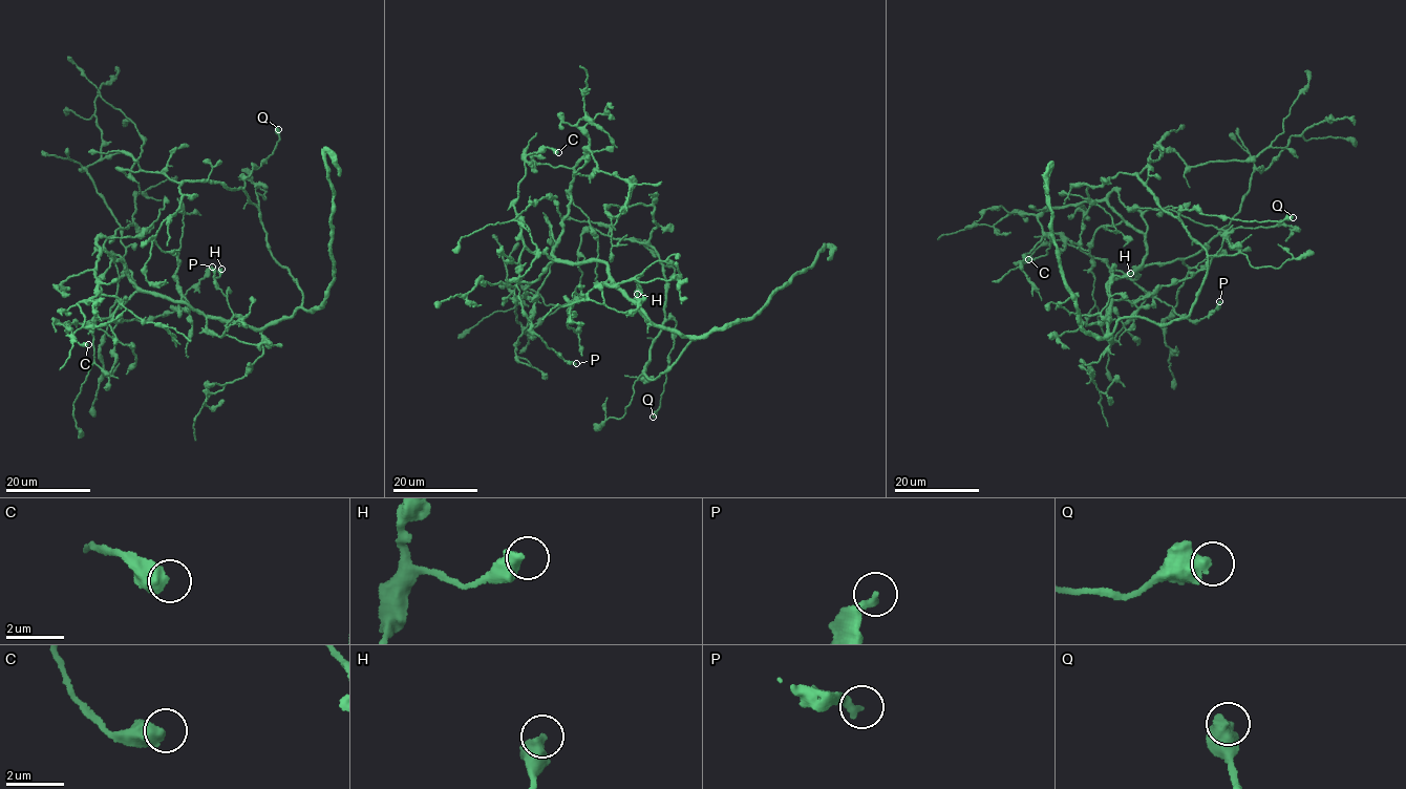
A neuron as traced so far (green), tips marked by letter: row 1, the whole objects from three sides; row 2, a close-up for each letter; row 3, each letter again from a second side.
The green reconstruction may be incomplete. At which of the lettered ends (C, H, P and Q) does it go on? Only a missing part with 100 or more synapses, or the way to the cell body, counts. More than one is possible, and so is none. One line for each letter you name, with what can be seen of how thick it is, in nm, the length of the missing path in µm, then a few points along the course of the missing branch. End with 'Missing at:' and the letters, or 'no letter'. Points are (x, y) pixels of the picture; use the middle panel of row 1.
Missing at: no letter

